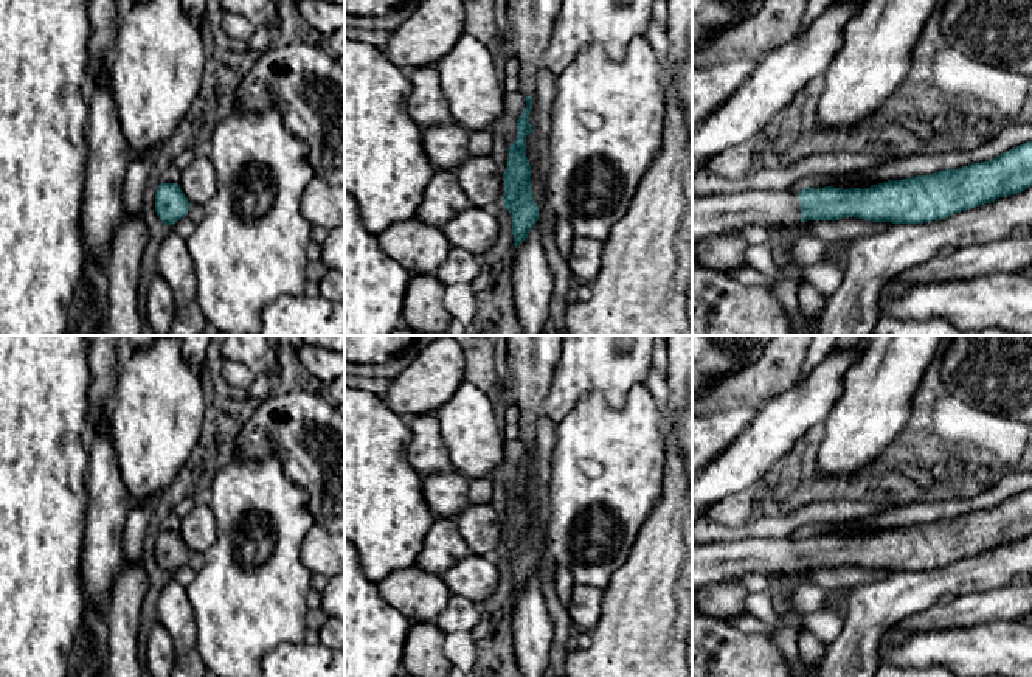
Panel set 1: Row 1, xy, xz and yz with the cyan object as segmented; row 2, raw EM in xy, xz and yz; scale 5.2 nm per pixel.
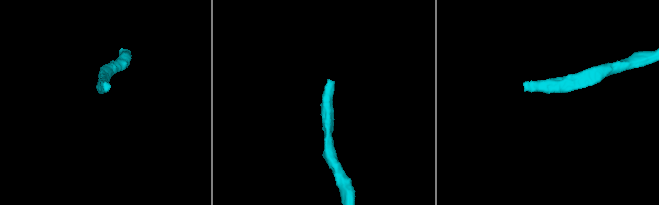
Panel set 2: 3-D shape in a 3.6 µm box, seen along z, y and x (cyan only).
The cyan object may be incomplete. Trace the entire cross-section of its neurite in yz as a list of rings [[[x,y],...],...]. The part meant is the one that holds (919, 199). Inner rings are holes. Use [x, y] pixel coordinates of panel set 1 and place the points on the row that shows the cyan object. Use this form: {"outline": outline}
{"outline": [[[1032,141],[993,160],[930,175],[888,180],[871,188],[750,189],[692,194],[692,242],[751,225],[793,227],[807,220],[858,217],[923,224],[995,202],[1032,186]]]}

